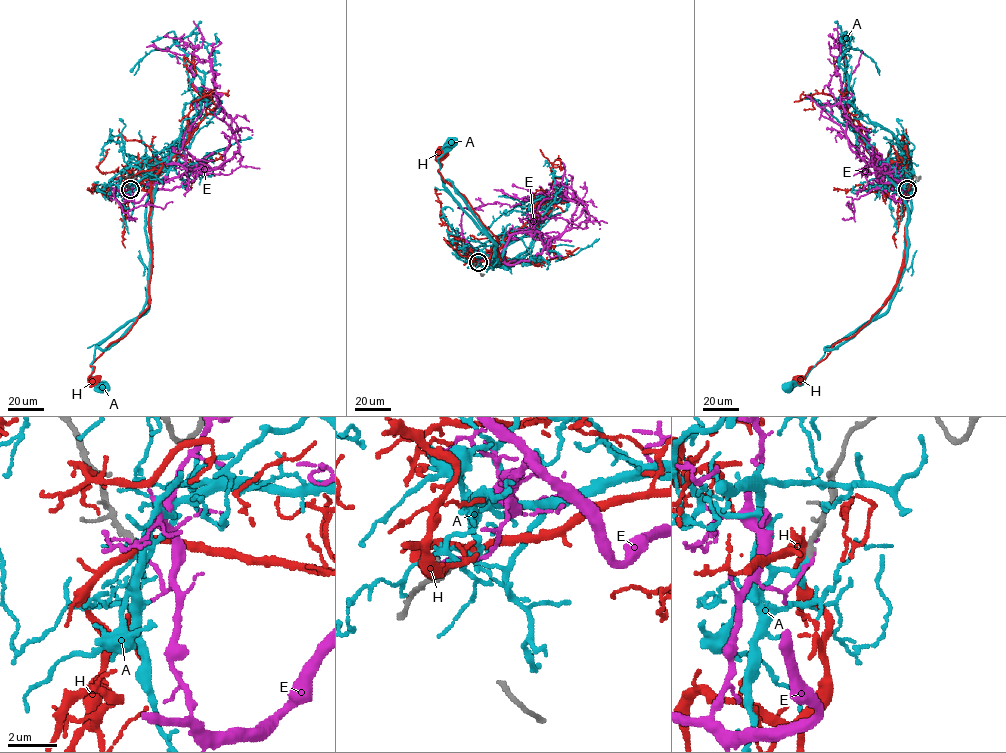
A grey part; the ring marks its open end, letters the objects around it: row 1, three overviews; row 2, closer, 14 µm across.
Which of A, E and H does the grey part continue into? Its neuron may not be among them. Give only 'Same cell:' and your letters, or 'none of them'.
Same cell: none of them

